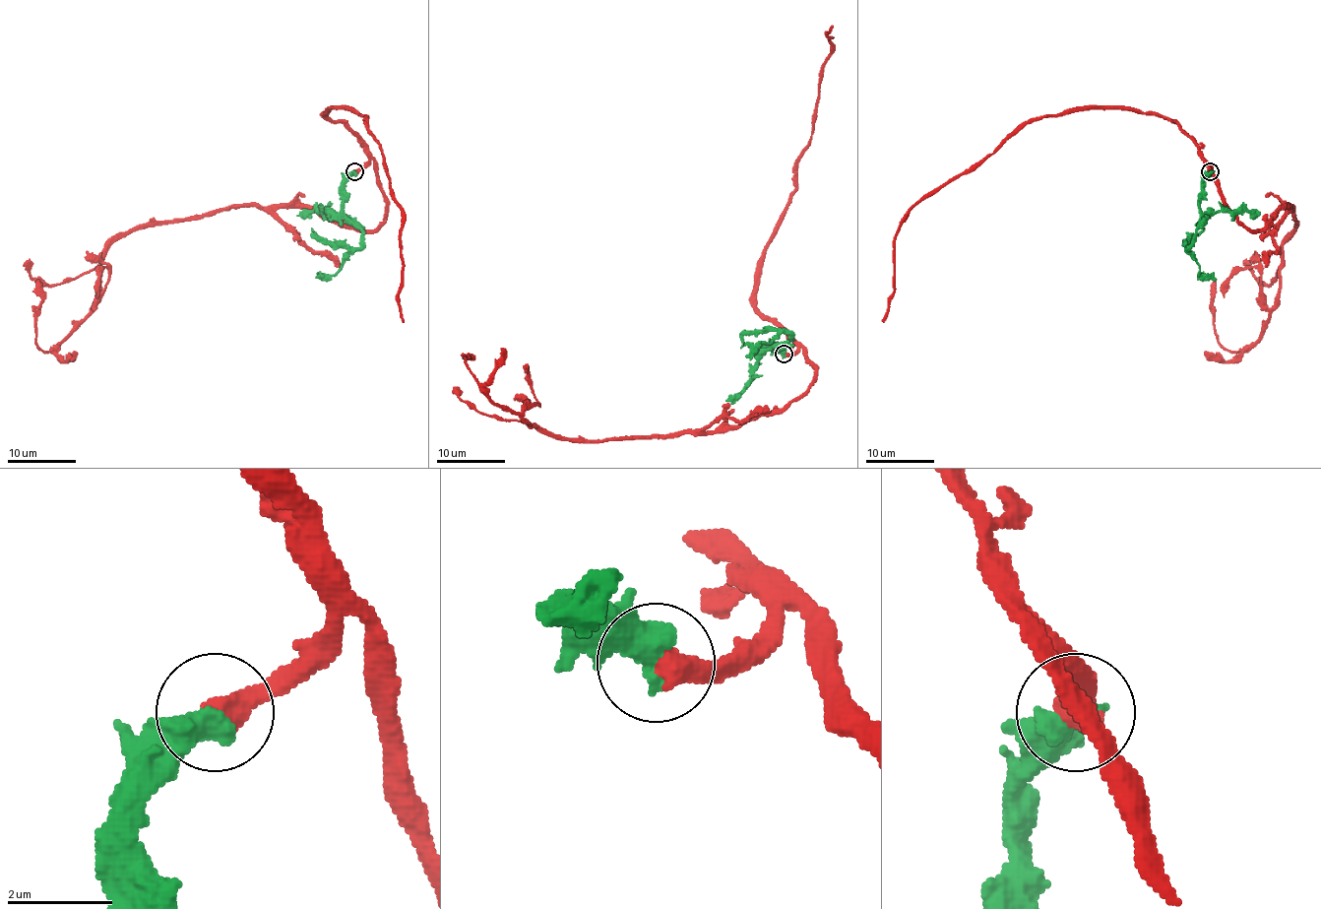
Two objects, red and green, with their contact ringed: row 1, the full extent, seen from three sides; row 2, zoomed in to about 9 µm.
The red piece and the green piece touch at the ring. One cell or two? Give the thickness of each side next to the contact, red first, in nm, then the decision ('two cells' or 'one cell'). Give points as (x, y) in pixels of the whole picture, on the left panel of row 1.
480 nm thick on the red side, 550 nm on the other; one cell

